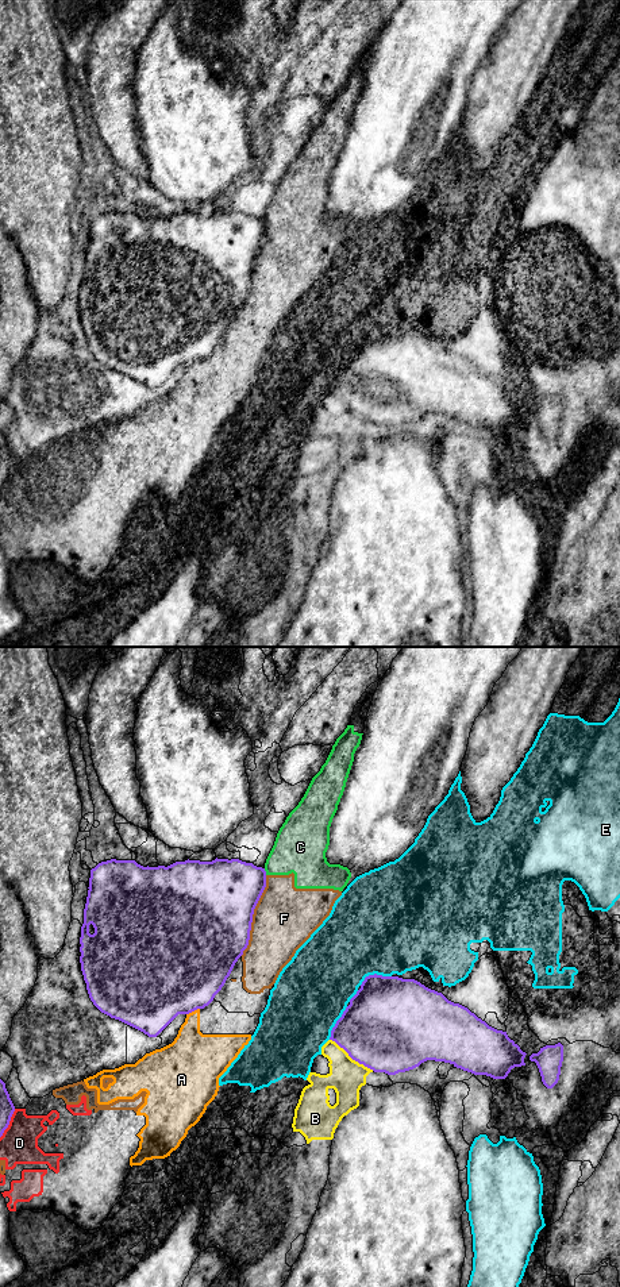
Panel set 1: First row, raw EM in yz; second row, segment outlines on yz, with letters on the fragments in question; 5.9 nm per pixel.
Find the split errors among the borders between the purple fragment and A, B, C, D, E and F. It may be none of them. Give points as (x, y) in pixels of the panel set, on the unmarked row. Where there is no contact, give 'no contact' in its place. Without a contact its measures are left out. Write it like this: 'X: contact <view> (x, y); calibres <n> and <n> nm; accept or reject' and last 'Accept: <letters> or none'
A: contact yz (192, 362); calibres 500 and 260 nm; reject
B: contact yz (351, 409); calibres 480 and 220 nm; reject
C: contact yz (265, 223); calibres 360 and 300 nm; reject
D: contact yz (8, 476); calibres 90 and 220 nm; reject
E: contact yz (374, 326); calibres 440 and 500 nm; reject
F: contact yz (251, 268); calibres 500 and 380 nm; reject
Accept: none

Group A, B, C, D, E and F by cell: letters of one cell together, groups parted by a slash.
A C D F / B / E

